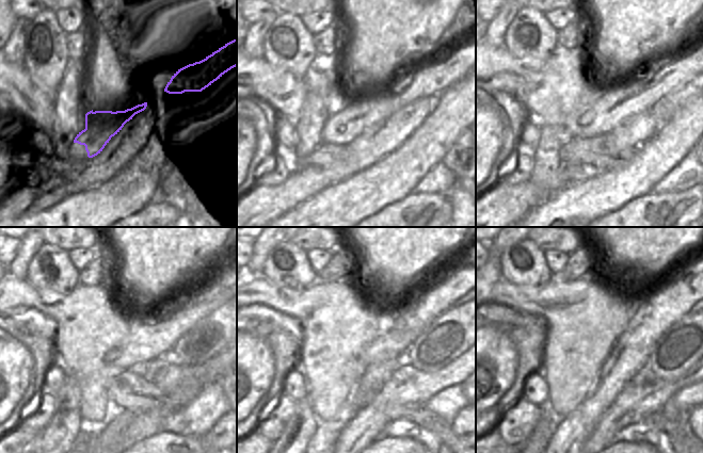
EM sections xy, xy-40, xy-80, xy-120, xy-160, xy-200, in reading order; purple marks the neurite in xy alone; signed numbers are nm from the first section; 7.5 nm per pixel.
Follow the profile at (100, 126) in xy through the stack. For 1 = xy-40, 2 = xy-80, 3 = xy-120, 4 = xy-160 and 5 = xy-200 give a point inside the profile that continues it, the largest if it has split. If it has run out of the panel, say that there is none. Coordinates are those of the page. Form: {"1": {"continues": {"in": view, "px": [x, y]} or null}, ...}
{"1": {"continues": {"in": "xy-40", "px": [431, 79]}}, "2": {"continues": {"in": "xy-80", "px": [616, 103]}}, "3": {"continues": {"in": "xy-120", "px": [146, 340]}}, "4": {"continues": {"in": "xy-160", "px": [390, 344]}}, "5": {"continues": {"in": "xy-200", "px": [692, 310]}}}

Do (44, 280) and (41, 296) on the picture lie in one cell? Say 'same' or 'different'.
different

